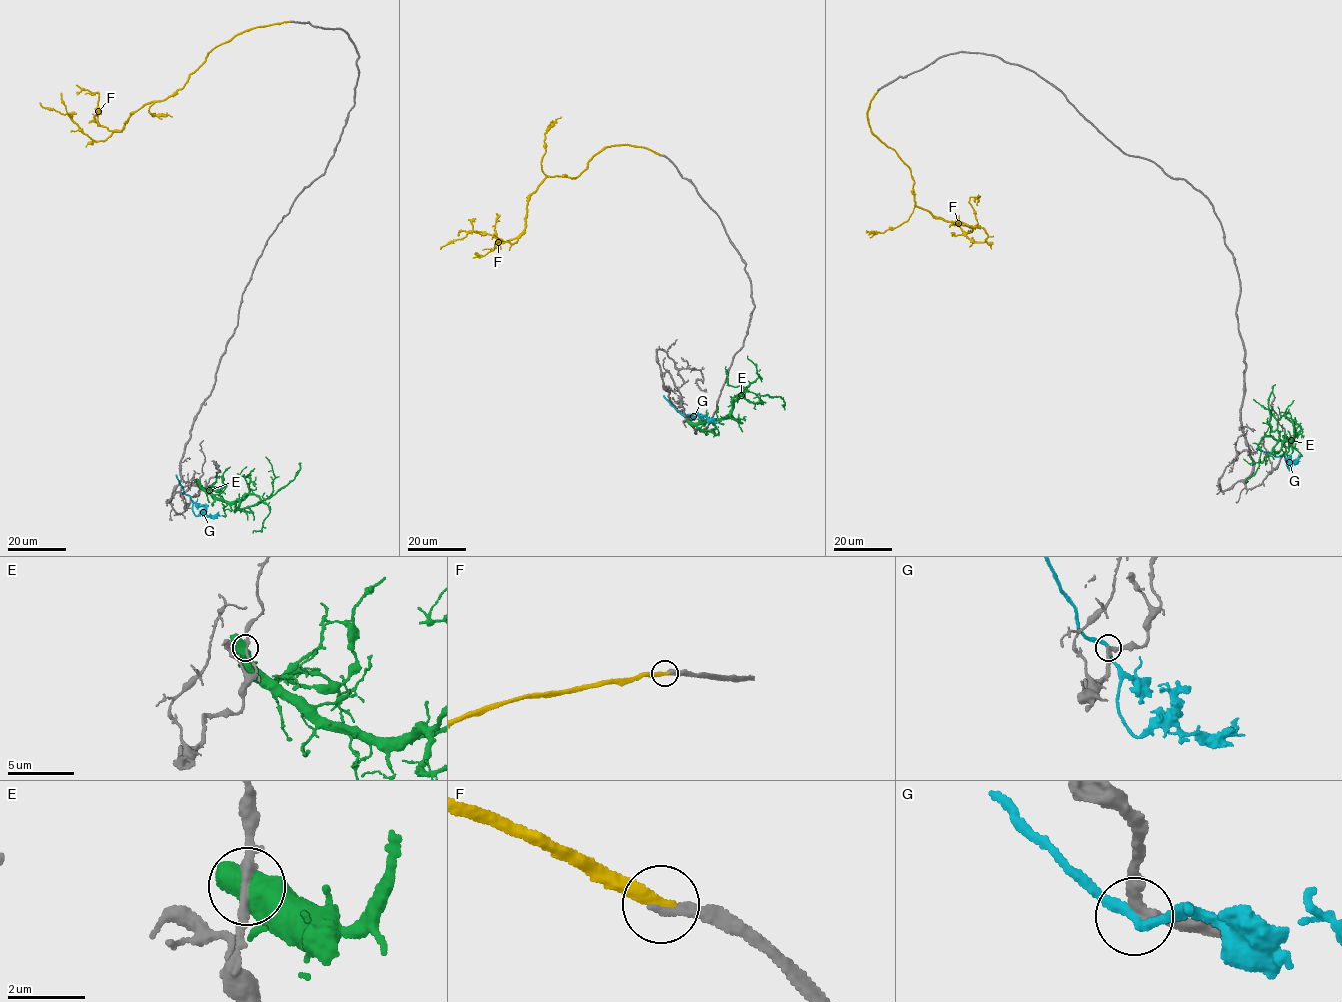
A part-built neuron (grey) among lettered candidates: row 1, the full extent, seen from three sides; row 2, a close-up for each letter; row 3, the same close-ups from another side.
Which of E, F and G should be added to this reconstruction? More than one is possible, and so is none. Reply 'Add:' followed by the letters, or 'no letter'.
Add: F

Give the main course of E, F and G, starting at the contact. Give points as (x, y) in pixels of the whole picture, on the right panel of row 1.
E: (1284, 437), (1292, 443), (1286, 441), (1277, 452), (1273, 451), (1278, 433), (1271, 429), (1268, 406), (1275, 384)
F: (877, 92), (869, 127), (910, 170), (915, 205), (982, 228), (985, 242), (968, 239), (973, 227)
G: (1283, 455), (1289, 470), (1298, 455)

